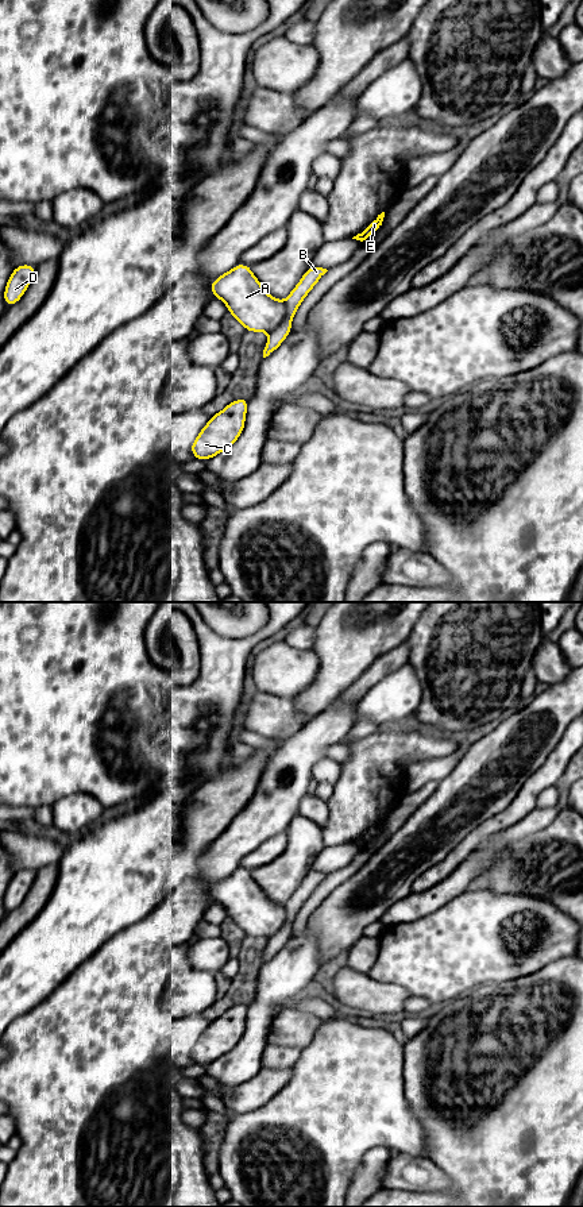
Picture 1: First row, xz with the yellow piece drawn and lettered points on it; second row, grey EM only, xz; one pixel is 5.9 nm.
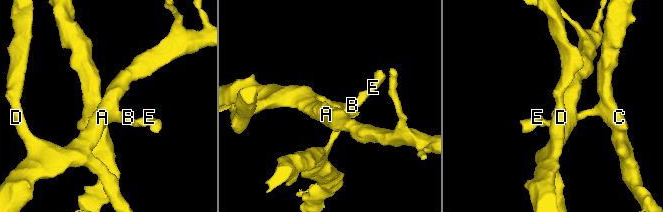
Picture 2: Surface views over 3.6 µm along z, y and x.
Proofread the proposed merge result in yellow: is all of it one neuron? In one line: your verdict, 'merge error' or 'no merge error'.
merge error

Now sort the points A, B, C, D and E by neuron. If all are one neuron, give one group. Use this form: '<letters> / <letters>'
A D / B C E

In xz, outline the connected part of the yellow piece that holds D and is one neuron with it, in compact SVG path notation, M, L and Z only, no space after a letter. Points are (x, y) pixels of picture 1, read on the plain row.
M32 869L16 871L4 892L4 907L7 911L15 910L30 891L36 872Z

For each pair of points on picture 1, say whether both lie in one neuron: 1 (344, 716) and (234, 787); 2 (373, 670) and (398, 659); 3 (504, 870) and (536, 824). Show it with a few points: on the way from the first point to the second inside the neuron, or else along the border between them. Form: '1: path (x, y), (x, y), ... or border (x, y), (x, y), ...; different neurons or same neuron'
1: border (273, 752), (253, 797); different neurons
2: path (379, 668), (392, 660); same neuron
3: border (555, 818), (543, 828), (510, 844), (501, 853); different neurons

